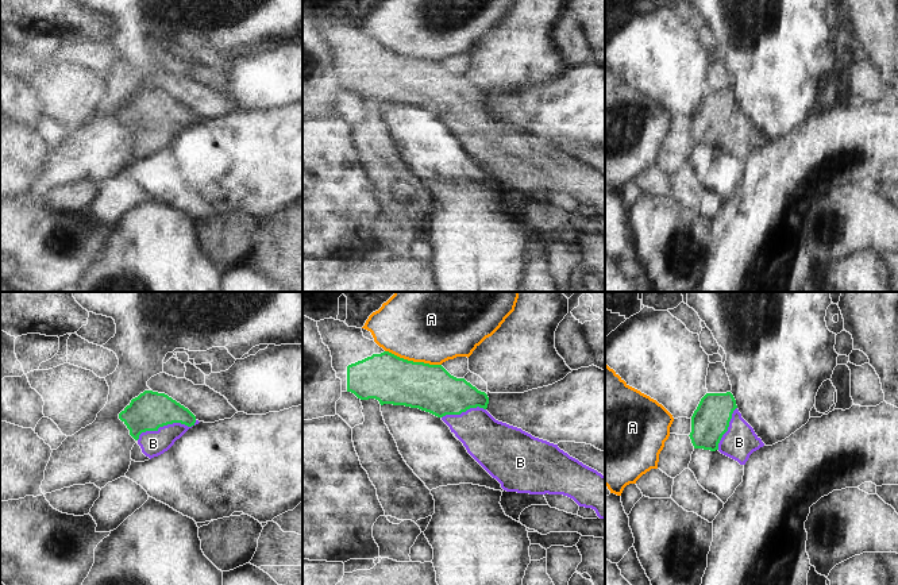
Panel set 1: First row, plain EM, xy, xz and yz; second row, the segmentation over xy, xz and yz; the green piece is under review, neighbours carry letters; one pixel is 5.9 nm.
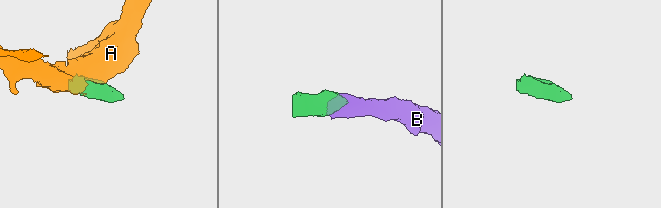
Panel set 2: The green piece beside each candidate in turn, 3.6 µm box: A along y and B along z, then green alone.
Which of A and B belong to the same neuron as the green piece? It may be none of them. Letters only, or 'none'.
B

